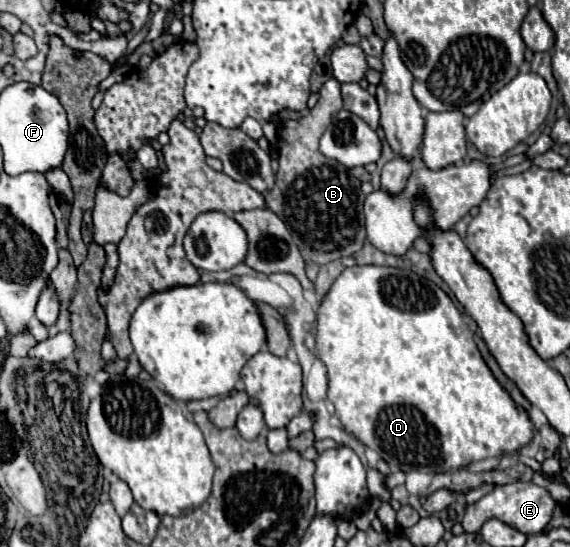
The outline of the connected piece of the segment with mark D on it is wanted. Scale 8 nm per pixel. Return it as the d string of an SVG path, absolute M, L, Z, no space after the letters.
M347 267L335 279L317 311L315 351L329 369L327 399L333 403L345 431L377 451L391 471L459 471L489 457L519 453L537 435L529 413L491 375L473 341L473 333L449 295L433 281L407 269Z

